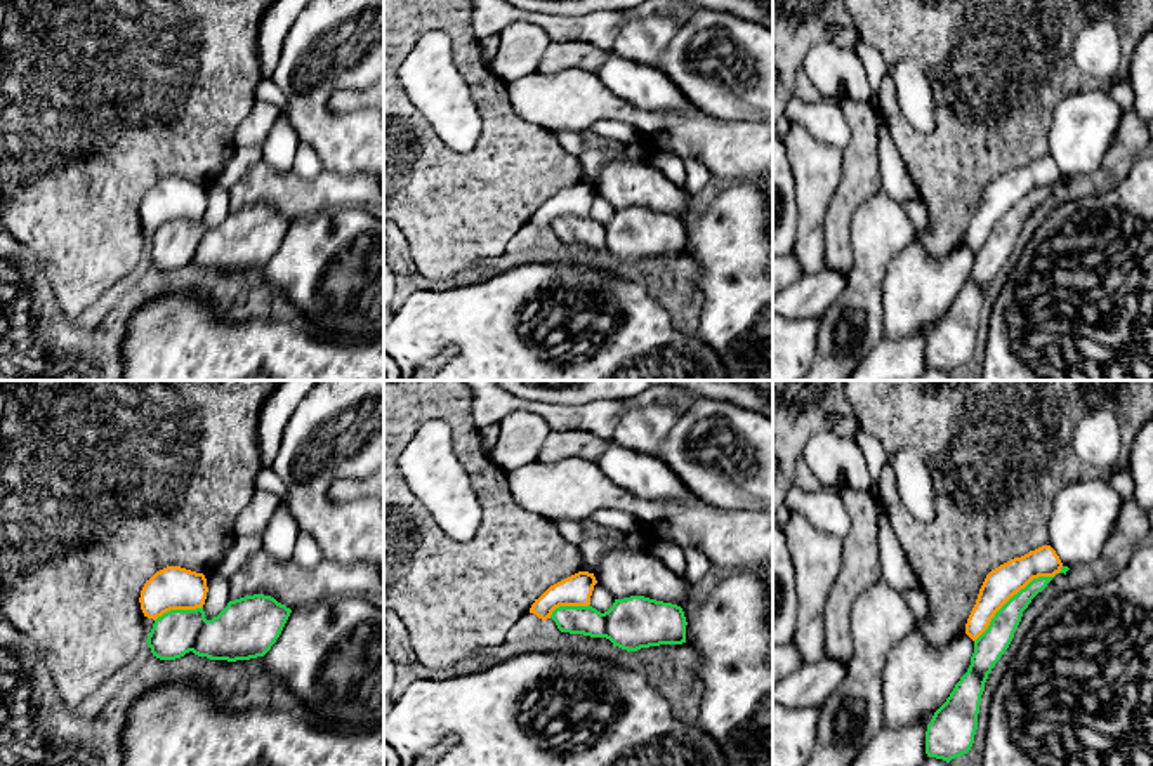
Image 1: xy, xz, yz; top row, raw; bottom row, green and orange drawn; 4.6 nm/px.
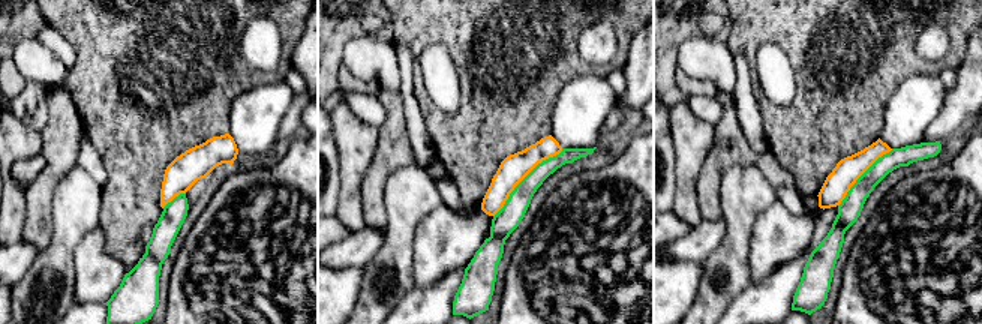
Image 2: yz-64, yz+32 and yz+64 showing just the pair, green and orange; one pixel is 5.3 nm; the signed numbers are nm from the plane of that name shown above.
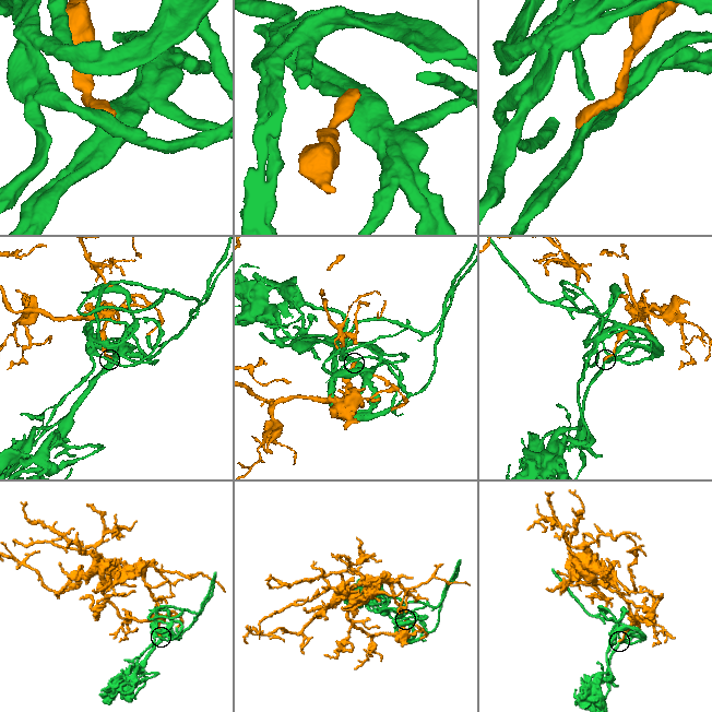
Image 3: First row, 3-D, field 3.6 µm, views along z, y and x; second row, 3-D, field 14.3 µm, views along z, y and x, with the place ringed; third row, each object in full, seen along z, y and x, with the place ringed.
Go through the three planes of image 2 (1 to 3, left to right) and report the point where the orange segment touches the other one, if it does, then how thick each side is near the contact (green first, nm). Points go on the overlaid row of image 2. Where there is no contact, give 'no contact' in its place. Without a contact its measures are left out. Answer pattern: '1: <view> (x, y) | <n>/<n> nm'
1: yz-64 (174, 198) | 130/170 nm
2: yz+32 (523, 179) | 140/150 nm
3: yz+64 (861, 176) | 120/140 nm

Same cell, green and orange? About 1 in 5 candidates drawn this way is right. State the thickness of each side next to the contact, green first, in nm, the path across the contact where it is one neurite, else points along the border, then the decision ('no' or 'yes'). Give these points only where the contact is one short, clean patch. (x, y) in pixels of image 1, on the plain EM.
140 nm thick on the green side, 160 nm on the other; no

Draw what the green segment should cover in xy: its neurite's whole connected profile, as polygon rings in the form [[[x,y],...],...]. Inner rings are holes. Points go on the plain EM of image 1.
[[[264,205],[229,212],[212,231],[205,229],[203,217],[170,221],[155,231],[146,254],[160,271],[175,271],[189,262],[210,271],[250,271],[271,261],[290,224]]]

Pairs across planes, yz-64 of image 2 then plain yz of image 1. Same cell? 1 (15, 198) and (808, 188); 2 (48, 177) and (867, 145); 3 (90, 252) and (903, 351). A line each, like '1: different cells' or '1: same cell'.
1: same cell
2: same cell
3: different cells

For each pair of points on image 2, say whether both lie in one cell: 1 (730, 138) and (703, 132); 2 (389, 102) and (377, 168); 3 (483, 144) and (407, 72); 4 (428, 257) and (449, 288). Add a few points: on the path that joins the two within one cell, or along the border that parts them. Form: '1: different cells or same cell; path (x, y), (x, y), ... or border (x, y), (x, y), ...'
1: different cells; border (714, 126), (714, 140), (700, 168)
2: same cell; path (393, 119), (393, 152)
3: different cells; border (413, 69), (413, 90), (422, 113)
4: different cells; border (464, 267), (447, 270), (429, 285), (414, 287)

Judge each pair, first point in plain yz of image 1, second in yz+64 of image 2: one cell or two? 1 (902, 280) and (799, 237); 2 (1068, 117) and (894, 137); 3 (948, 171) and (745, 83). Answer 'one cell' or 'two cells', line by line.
1: one cell
2: one cell
3: two cells

